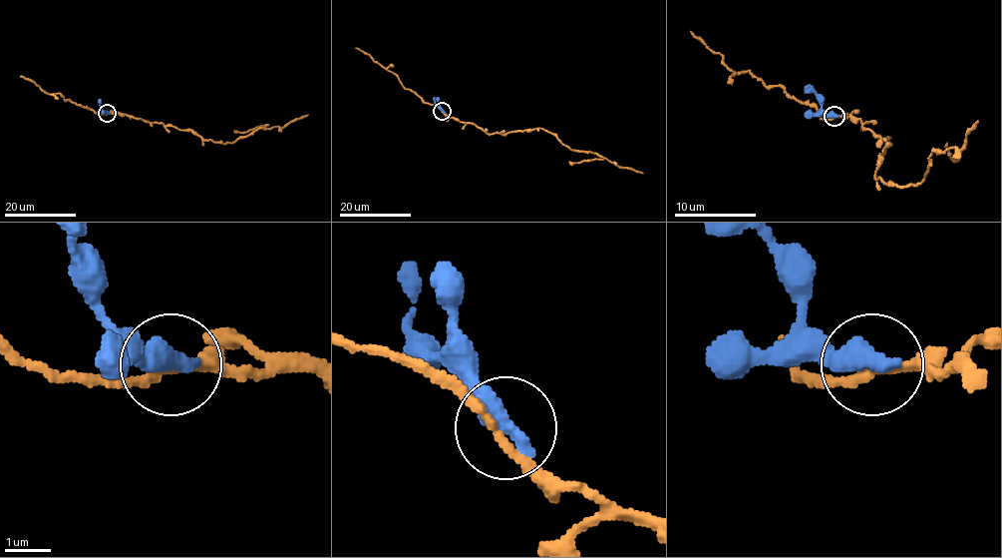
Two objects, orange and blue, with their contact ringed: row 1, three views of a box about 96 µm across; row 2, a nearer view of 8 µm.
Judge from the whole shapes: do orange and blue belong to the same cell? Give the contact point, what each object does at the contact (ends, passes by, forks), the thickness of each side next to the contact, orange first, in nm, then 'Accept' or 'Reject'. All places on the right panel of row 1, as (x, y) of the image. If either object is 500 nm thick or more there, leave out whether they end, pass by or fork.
Place: (834, 116). Thickness 180 nm (orange) against 550 nm. Reject

